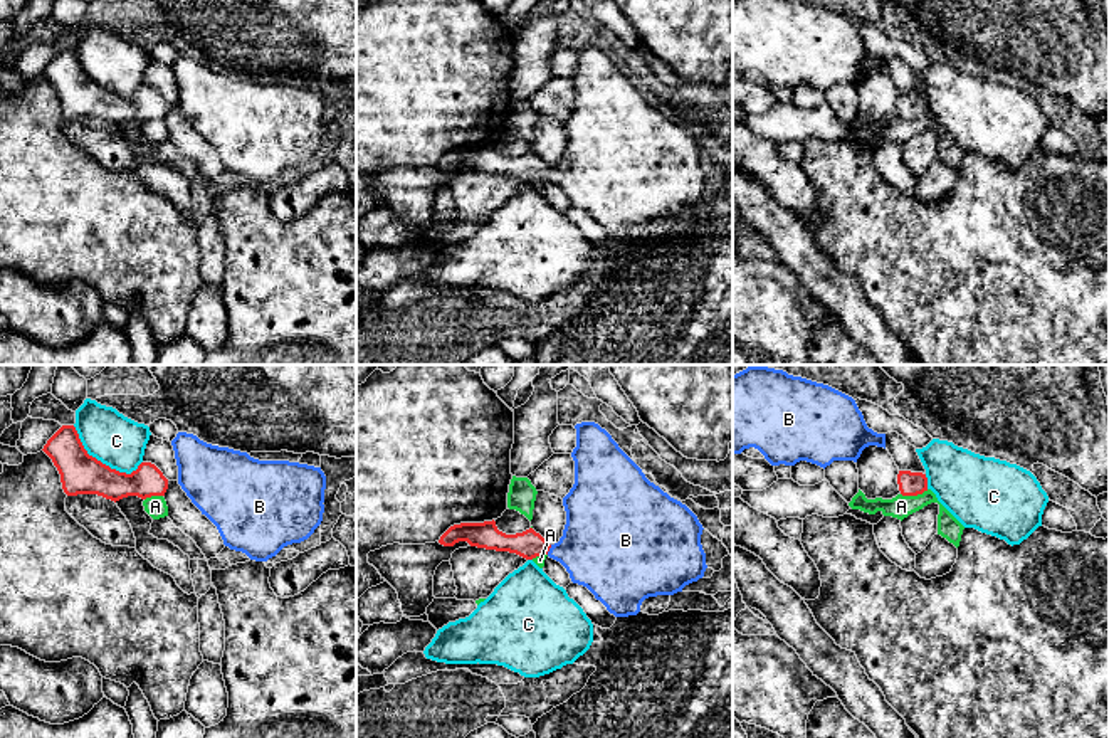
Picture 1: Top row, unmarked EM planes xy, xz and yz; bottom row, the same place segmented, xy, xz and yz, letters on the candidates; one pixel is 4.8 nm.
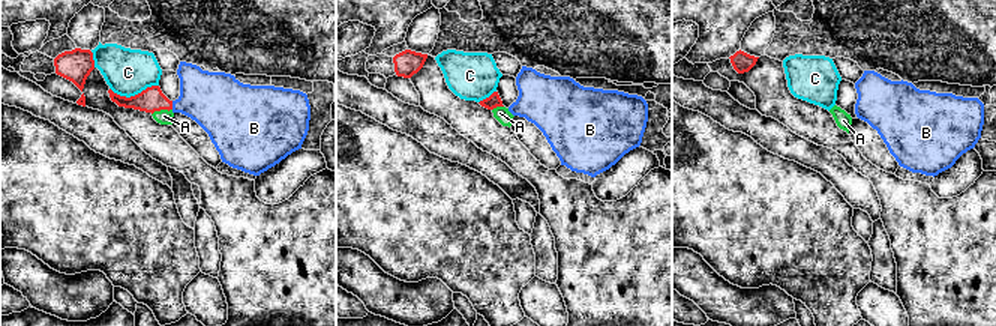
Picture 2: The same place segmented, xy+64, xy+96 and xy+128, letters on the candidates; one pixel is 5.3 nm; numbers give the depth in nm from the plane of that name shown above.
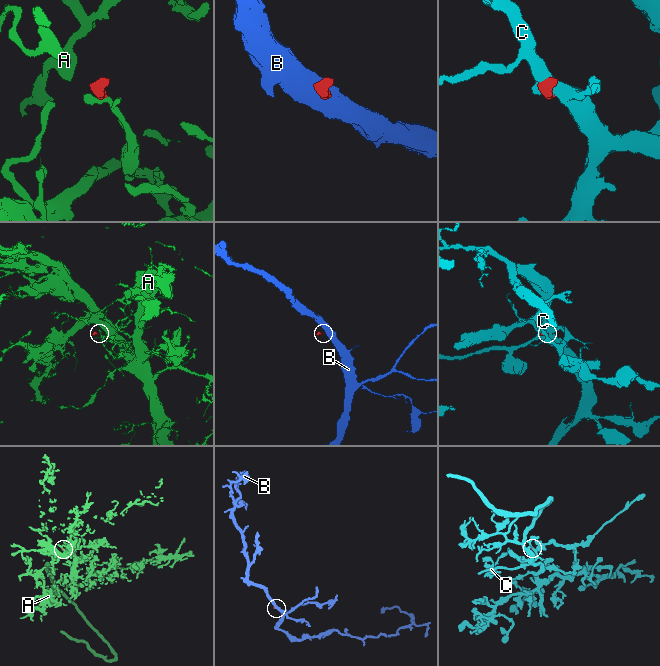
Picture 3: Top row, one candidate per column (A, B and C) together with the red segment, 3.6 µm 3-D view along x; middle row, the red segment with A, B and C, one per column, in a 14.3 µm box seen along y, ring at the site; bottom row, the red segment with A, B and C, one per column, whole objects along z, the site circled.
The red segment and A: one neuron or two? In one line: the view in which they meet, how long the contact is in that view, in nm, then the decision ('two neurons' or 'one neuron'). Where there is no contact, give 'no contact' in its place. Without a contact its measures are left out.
yz | 140 nm | two neurons

